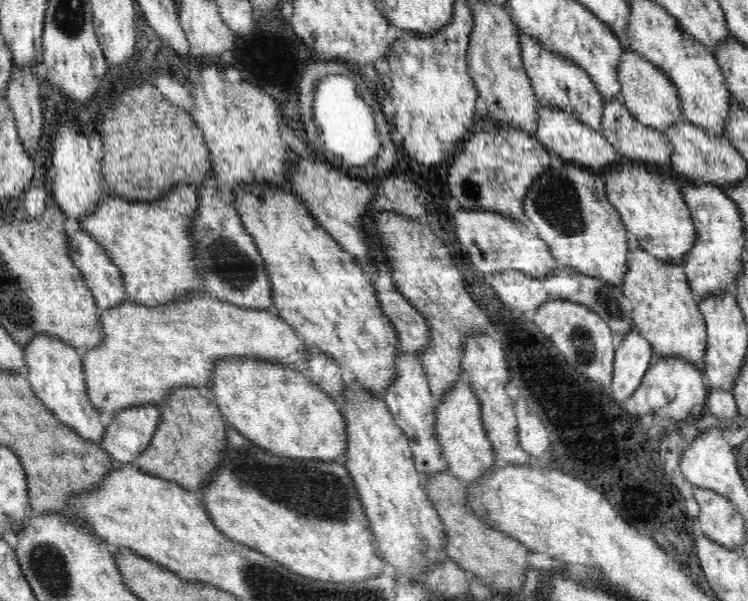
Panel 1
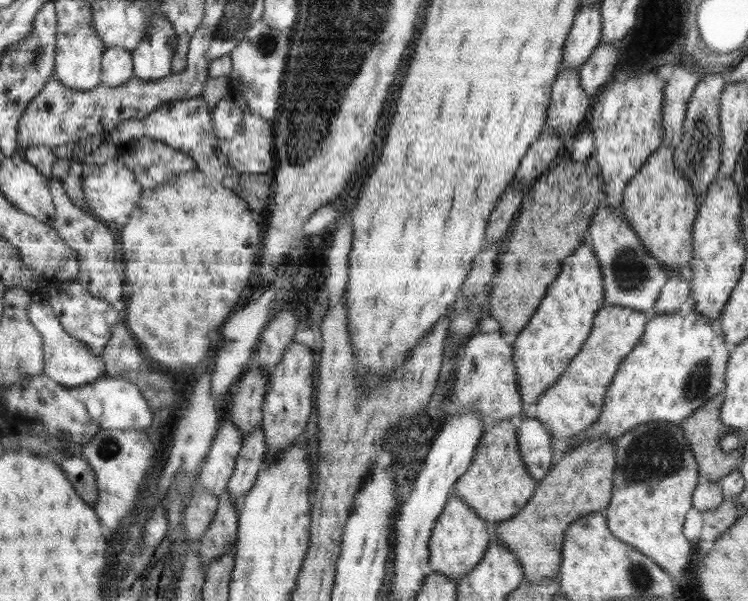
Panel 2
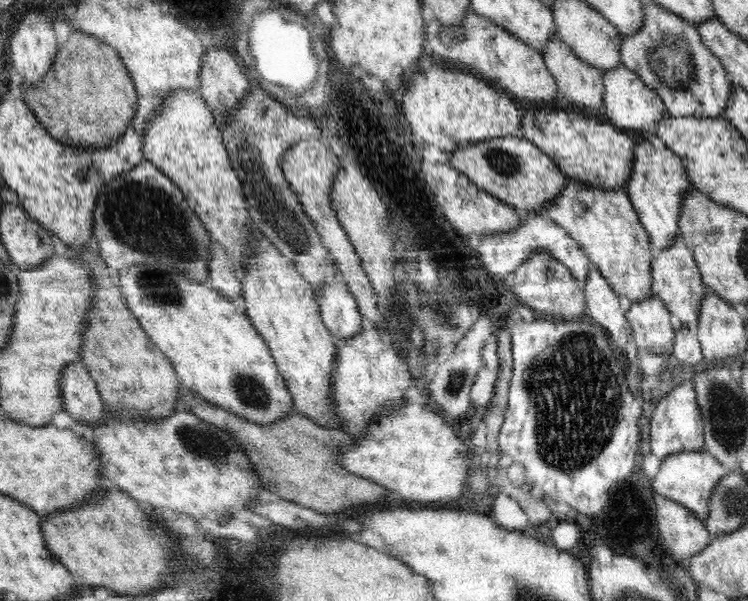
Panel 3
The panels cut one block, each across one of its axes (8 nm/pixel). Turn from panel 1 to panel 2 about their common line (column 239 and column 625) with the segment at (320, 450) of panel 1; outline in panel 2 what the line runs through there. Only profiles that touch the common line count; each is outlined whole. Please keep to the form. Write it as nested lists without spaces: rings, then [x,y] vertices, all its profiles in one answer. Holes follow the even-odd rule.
[[[696,307],[690,308],[688,314],[679,314],[678,310],[666,314],[651,314],[642,338],[628,356],[624,357],[604,398],[604,406],[598,420],[583,433],[570,439],[566,450],[580,445],[588,437],[606,435],[610,441],[617,441],[622,434],[630,431],[636,425],[652,421],[666,421],[680,424],[706,401],[716,394],[723,393],[726,388],[726,366],[730,358],[731,347],[722,335],[712,328],[712,321],[698,313]]]

